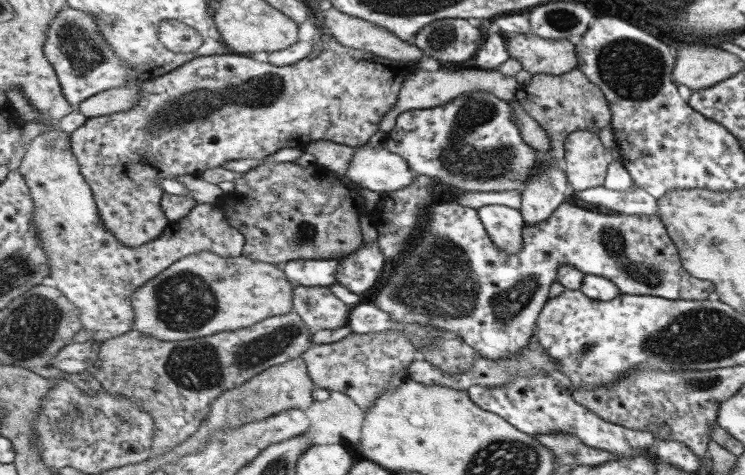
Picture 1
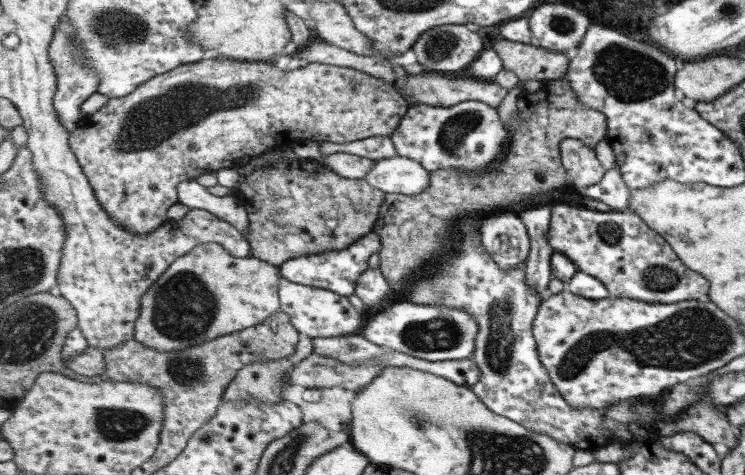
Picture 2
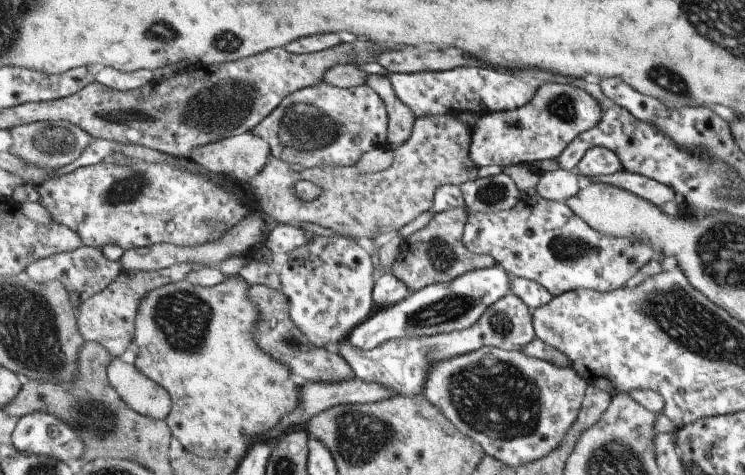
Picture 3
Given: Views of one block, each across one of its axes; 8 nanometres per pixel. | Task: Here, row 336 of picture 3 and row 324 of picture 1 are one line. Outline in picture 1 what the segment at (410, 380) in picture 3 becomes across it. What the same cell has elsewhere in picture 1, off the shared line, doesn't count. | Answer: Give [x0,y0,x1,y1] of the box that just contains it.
[368,200,714,360]

